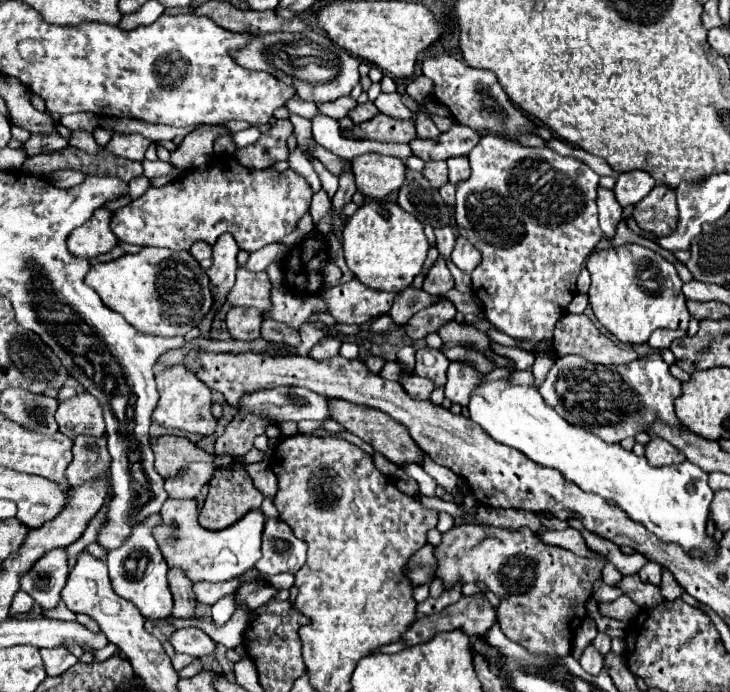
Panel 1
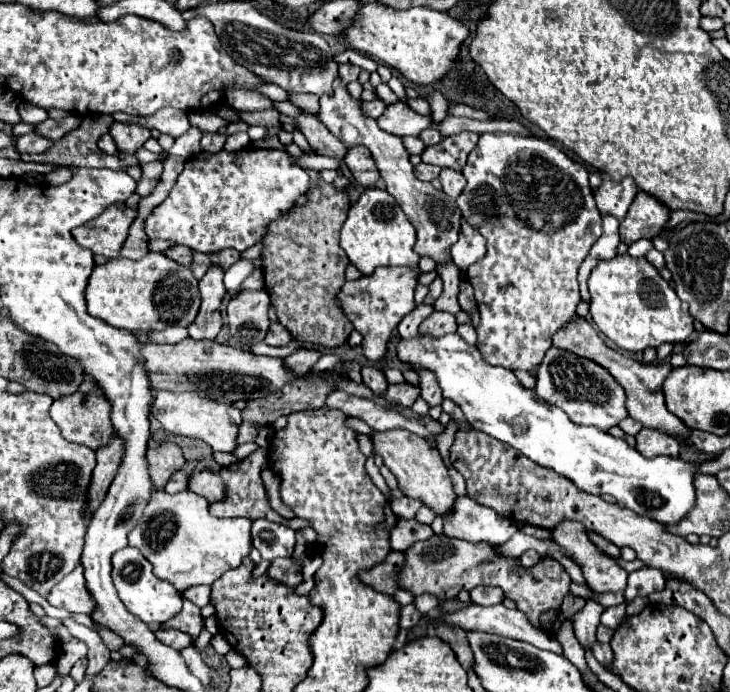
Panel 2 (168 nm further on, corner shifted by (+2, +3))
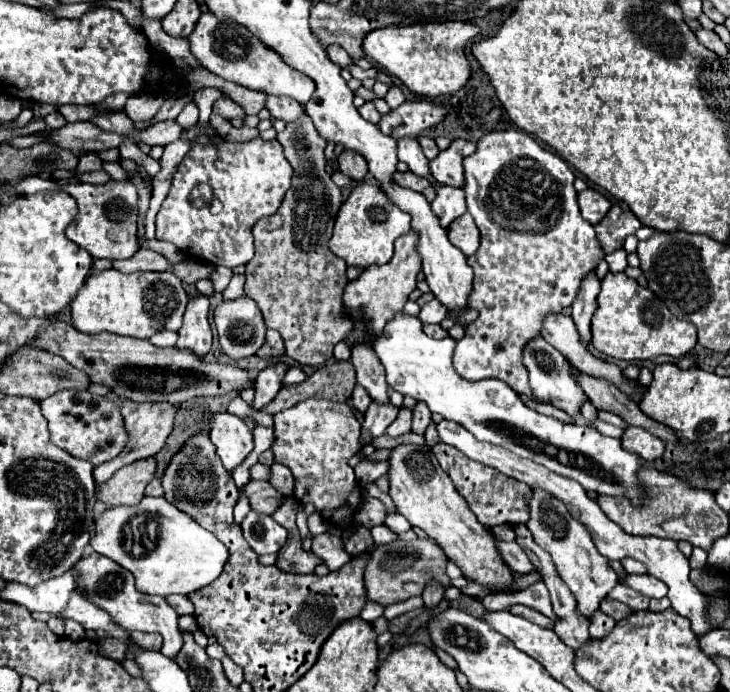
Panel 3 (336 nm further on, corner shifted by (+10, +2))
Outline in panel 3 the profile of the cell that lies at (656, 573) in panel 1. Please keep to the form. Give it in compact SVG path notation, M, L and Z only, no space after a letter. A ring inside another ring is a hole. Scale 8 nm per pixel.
M628 574L626 578L620 580L622 584L630 586L632 590L638 590L640 594L648 596L648 598L664 598L668 594L668 586L664 582L660 582L658 578L650 576L650 574L644 574L644 576L636 576L636 574Z

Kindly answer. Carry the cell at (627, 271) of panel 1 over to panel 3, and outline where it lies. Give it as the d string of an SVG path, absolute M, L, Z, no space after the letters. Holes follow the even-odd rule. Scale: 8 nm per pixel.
M608 272L602 280L598 310L592 318L592 346L610 358L634 364L654 360L658 356L682 358L694 350L696 330L692 322L678 320L648 288L642 288L624 272Z

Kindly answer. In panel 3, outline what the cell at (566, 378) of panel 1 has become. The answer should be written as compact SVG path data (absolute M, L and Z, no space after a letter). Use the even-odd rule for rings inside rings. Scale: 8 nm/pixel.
M542 336L530 340L530 342L526 344L524 354L522 354L522 364L524 364L526 370L528 370L530 388L532 388L534 396L536 396L538 400L550 402L552 406L564 410L564 412L570 414L572 418L576 418L576 416L580 414L580 406L582 406L582 402L586 400L586 394L584 394L582 388L574 382L574 376L570 374L568 360L566 360L558 350L554 350L554 346L550 346Z

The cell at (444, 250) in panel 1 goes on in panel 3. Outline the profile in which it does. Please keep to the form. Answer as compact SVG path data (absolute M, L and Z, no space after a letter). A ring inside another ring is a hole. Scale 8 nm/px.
M438 300L428 302L428 304L420 310L420 314L418 314L418 318L420 318L422 324L440 324L446 316L448 316L448 314L446 314L446 308L444 308Z

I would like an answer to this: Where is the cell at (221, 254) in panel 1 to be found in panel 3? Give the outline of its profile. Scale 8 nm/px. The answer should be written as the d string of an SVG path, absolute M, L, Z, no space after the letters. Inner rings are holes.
M198 296L188 302L182 328L178 330L178 342L176 348L190 350L192 354L198 354L198 358L204 358L210 352L212 346L212 332L208 324L208 298Z

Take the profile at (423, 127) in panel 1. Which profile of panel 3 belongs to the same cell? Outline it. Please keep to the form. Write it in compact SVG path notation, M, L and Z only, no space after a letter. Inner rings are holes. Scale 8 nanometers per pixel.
M418 138L418 142L420 142L420 146L422 146L422 150L424 150L424 156L428 158L428 160L434 160L436 156L438 156L438 146L436 146L436 142L432 140L432 138Z

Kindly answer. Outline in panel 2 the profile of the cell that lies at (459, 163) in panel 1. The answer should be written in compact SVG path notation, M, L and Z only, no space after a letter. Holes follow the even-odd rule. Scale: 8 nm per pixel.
M442 169L440 181L444 185L444 193L448 193L454 199L462 193L462 189L466 185L466 179L464 179L462 171L454 171L454 169Z

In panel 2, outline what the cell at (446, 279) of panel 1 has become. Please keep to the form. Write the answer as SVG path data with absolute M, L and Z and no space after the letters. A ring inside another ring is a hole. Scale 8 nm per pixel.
M436 277L436 279L428 285L428 289L430 289L430 291L428 291L428 295L426 295L426 299L424 299L424 301L430 305L430 303L434 303L434 301L442 295L442 279L440 279L440 277Z

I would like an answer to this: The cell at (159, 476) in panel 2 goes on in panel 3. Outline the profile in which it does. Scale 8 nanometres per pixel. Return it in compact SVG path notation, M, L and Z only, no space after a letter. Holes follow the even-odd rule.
M154 458L136 460L118 470L118 474L114 474L114 478L106 482L106 486L96 486L96 496L106 506L118 504L134 506L144 498L144 488L154 478L154 470L156 470Z

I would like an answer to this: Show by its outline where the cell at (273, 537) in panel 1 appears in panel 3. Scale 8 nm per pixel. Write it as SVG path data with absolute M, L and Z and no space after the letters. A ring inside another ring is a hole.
M254 510L248 512L248 516L242 520L244 538L250 544L250 548L256 554L276 554L288 538L288 530L282 528L272 516L258 514Z

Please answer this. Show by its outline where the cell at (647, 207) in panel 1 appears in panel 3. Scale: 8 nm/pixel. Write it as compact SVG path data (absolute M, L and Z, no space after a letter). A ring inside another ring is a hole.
M618 202L594 226L594 230L596 230L596 238L602 246L602 250L606 254L610 254L614 250L620 250L624 244L624 238L628 234L634 234L640 226L642 226L640 220L630 212L630 208L626 208L626 204L622 204L622 202Z

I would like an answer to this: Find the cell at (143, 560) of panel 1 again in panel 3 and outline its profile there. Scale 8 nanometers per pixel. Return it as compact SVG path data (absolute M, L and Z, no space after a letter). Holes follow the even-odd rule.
M92 552L88 554L88 558L80 558L74 564L76 570L76 590L82 590L90 602L94 602L94 606L102 606L102 610L106 610L110 614L110 618L114 618L114 622L118 622L118 626L122 626L122 630L134 632L158 632L164 638L162 644L162 654L172 652L168 656L176 656L182 648L182 636L178 630L178 614L174 614L174 610L170 610L170 606L166 604L166 598L162 596L146 596L142 592L138 592L134 588L134 576L128 570L122 570L122 566L118 566L116 562L110 562L108 558Z

